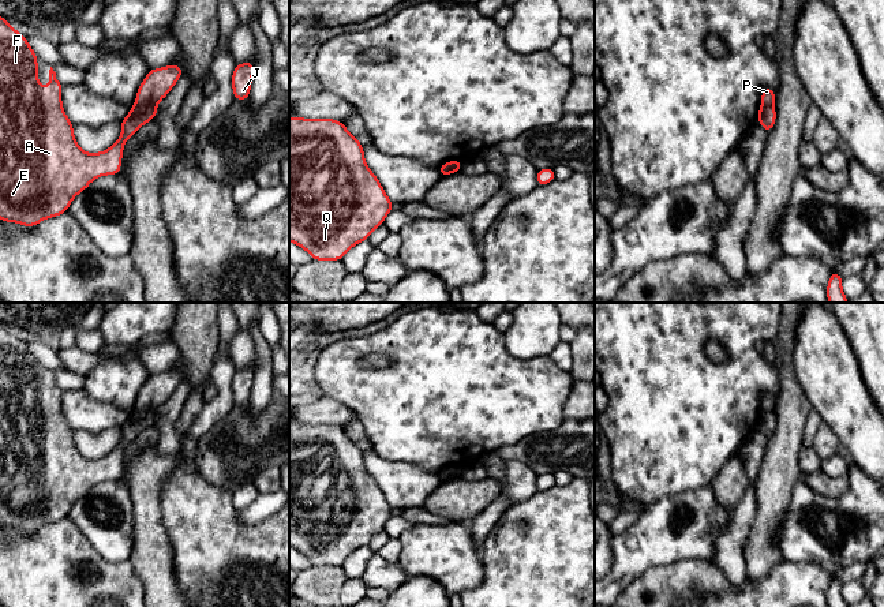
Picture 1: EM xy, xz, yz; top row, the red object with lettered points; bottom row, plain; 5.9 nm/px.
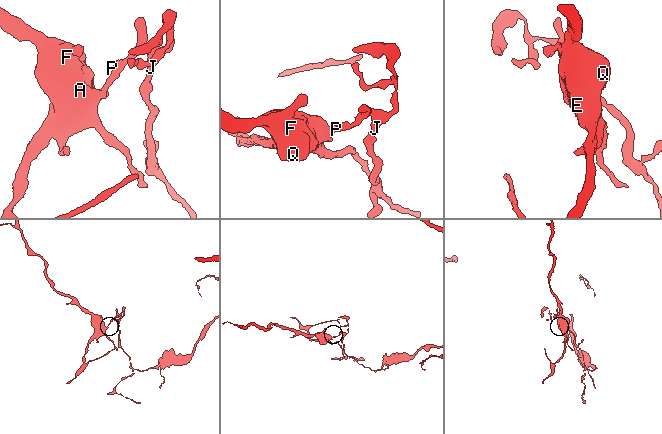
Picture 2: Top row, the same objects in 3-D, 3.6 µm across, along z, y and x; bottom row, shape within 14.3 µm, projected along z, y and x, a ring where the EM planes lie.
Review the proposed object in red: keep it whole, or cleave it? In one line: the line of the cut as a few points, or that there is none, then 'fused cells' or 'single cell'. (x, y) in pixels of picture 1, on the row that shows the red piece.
cut in xy along (156, 102), (135, 105); fused cells

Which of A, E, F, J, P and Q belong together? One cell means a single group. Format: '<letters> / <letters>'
A E F Q / J P

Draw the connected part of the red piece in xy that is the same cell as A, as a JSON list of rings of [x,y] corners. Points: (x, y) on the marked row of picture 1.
[[[0,16],[0,220],[18,222],[27,228],[68,211],[72,199],[97,177],[119,175],[124,143],[145,123],[154,120],[157,116],[157,104],[134,105],[120,121],[120,138],[105,151],[86,153],[76,143],[72,130],[74,124],[63,109],[63,85],[57,80],[56,72],[50,67],[49,87],[41,89],[37,76],[37,59],[38,56],[30,48],[27,38],[15,30],[8,23],[8,19]]]

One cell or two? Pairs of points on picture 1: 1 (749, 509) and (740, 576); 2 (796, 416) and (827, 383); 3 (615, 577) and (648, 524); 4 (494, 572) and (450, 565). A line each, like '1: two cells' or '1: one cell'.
1: one cell
2: two cells
3: one cell
4: two cells

